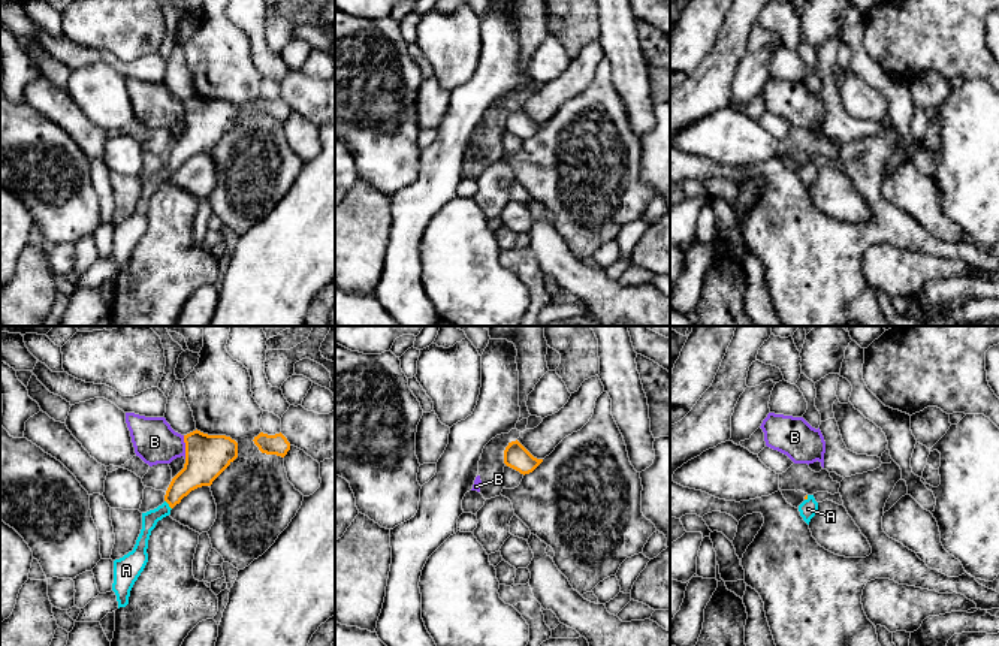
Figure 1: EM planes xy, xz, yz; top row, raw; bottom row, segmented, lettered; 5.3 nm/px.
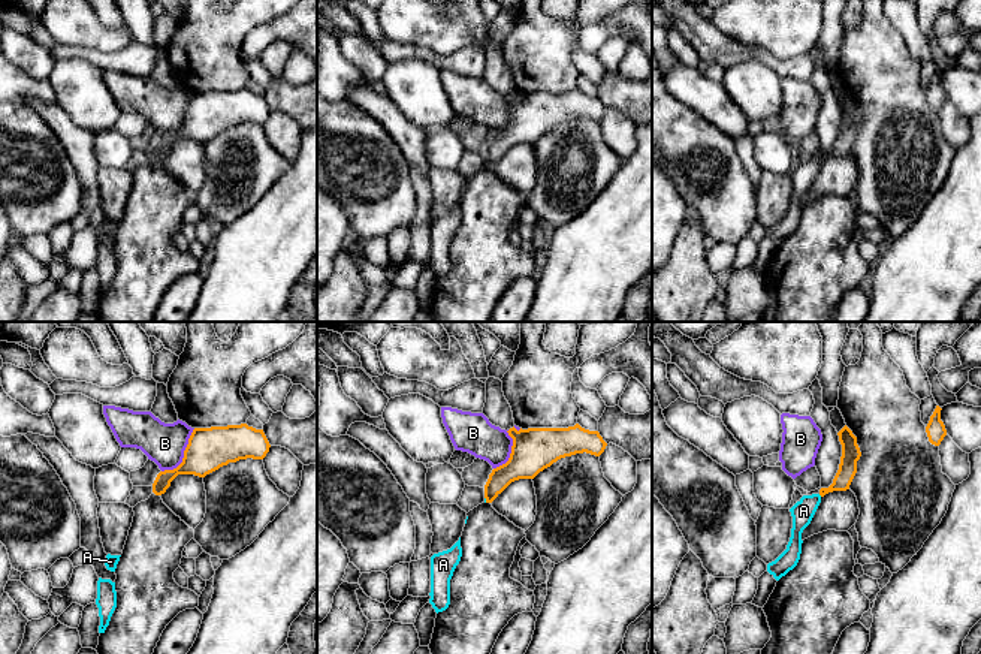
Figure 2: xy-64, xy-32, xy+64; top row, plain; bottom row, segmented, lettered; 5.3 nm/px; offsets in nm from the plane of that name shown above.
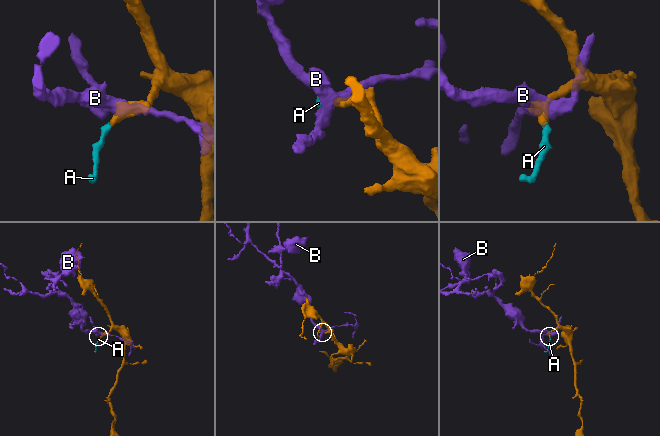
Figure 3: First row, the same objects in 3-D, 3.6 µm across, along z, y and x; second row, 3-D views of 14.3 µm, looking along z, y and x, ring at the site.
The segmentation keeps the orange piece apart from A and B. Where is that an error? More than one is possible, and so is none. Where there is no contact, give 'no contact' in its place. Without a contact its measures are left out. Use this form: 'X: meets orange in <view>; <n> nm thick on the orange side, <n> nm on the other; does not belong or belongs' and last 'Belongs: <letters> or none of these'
A: meets orange in xy; 180 nm thick on the orange side, 90 nm on the other; belongs
B: meets orange in xy; 240 nm thick on the orange side, 240 nm on the other; does not belong
Belongs: A

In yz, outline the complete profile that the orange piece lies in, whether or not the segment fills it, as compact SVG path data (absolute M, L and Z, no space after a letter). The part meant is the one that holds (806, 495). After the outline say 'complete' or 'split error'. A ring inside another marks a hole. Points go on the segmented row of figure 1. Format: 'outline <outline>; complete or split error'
outline M806 495L805 501L799 505L800 516L809 525L811 519L815 516L818 510L818 502L814 495Z; split error

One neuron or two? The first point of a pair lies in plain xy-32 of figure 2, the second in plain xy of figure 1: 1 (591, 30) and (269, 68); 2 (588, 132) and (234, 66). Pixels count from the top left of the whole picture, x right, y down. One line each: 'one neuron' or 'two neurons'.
1: two neurons
2: one neuron

